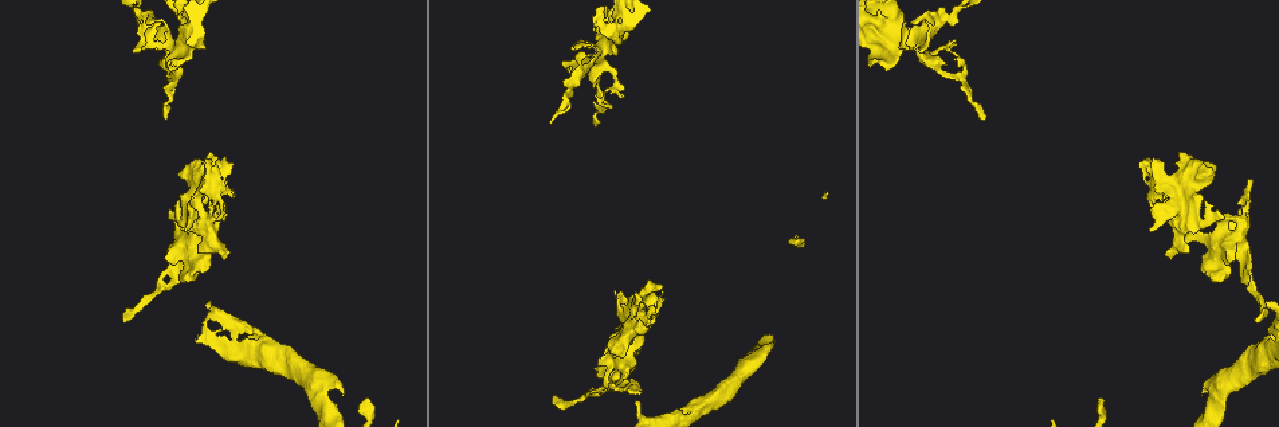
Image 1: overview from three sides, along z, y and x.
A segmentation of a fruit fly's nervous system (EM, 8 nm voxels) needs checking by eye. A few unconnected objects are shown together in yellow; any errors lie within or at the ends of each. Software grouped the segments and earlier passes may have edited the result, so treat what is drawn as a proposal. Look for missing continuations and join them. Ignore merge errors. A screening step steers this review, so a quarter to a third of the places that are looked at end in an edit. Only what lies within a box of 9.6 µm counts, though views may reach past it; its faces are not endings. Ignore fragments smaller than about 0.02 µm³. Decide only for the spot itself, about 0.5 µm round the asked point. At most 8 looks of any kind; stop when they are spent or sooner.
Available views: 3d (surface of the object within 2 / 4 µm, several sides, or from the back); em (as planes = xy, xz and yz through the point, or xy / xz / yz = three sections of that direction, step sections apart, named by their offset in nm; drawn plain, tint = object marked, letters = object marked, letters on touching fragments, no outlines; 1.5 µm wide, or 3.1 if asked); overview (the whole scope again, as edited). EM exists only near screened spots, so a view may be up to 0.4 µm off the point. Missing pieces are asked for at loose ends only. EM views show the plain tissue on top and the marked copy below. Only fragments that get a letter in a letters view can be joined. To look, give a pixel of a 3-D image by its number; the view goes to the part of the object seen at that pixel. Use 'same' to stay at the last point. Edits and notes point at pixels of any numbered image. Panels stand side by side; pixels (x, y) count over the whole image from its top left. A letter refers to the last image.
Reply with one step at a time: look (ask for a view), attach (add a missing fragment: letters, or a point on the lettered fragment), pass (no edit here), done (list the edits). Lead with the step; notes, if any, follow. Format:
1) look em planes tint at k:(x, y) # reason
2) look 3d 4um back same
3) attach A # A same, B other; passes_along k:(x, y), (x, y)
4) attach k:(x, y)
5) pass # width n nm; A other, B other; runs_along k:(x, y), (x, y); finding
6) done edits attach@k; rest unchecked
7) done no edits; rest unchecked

look em planes tint at 1:(622, 96)

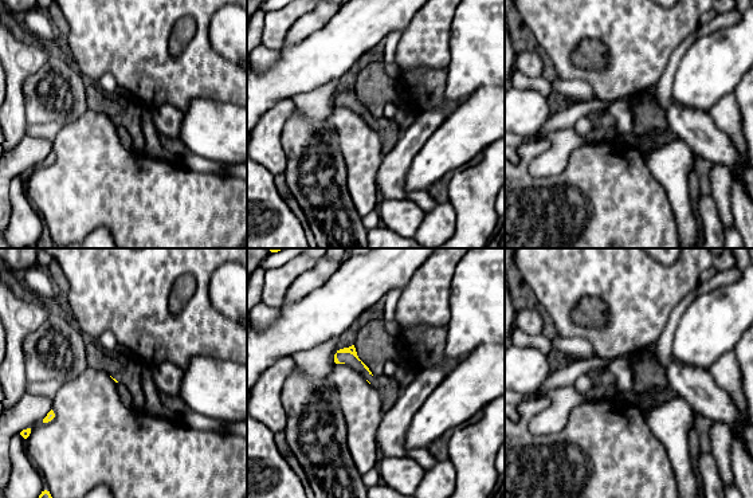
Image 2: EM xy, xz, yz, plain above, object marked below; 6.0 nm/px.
look em planes letters same # see the neighbours

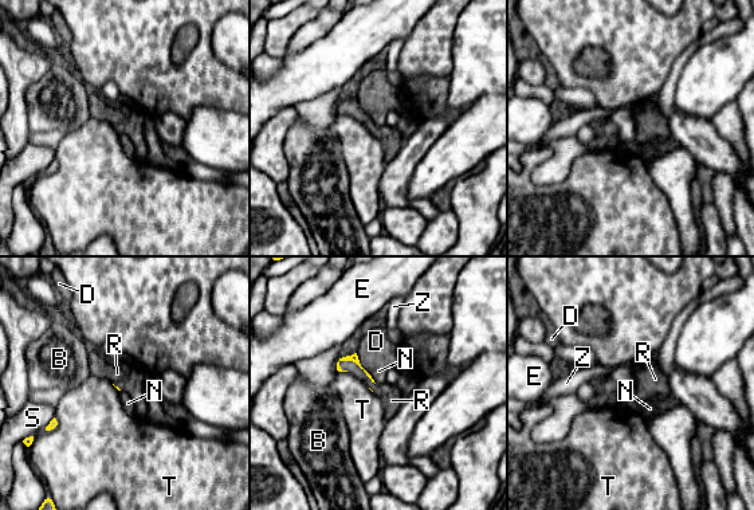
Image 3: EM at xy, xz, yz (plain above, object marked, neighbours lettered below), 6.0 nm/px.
attach R # B other, D other, E other, N other, R same, S other, T other, Z other; passes_along 3:(353, 357), (357, 364), (387, 392); it goes on there

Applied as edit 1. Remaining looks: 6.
look 3d 2um at 1:(594, 125) # an open end

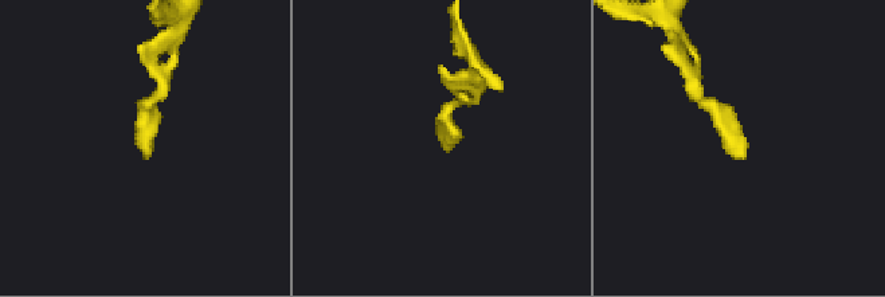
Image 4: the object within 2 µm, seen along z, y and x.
look em planes letters at 4:(145, 159)

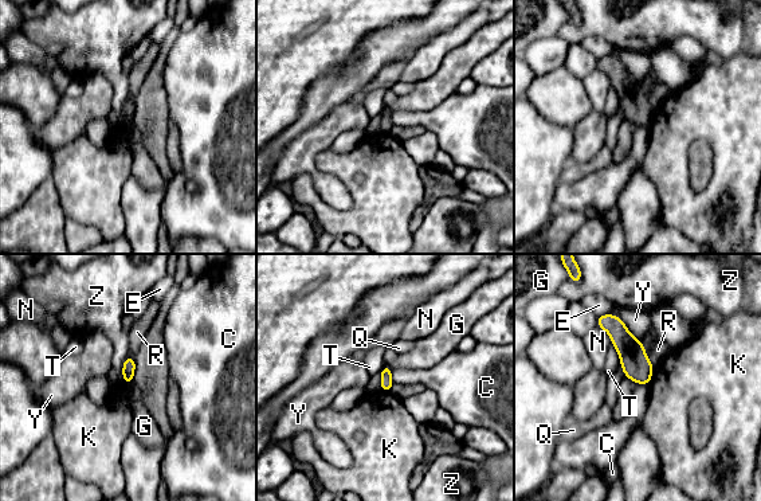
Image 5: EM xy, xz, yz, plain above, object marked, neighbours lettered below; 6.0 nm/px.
pass # width 70 nm; C other, E other, G other, K other, N other, Q other, R other, T other, Y other, Z other; no lettered fragment goes on from it

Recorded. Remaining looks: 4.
look em planes letters at 1:(343, 393) # stops while still wide

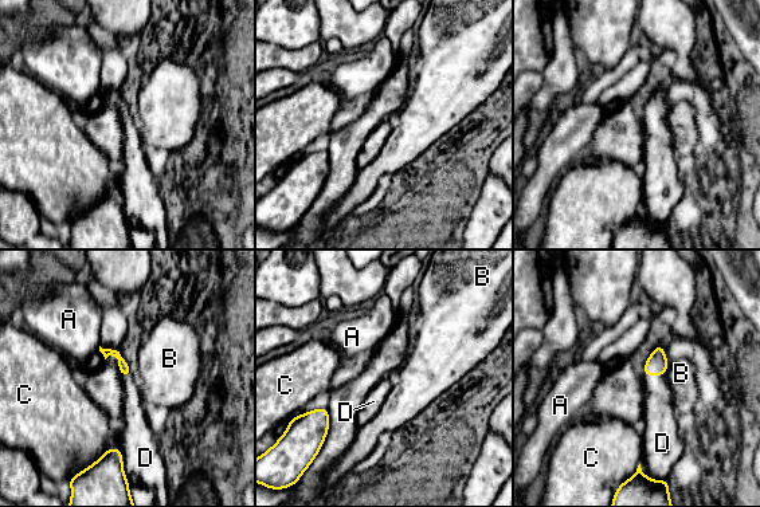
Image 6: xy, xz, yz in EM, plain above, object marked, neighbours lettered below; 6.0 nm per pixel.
attach D # A other, B other, C other, D same; the neuron continues

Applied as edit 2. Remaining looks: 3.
done edits attach@3, attach@6; rest unchecked

